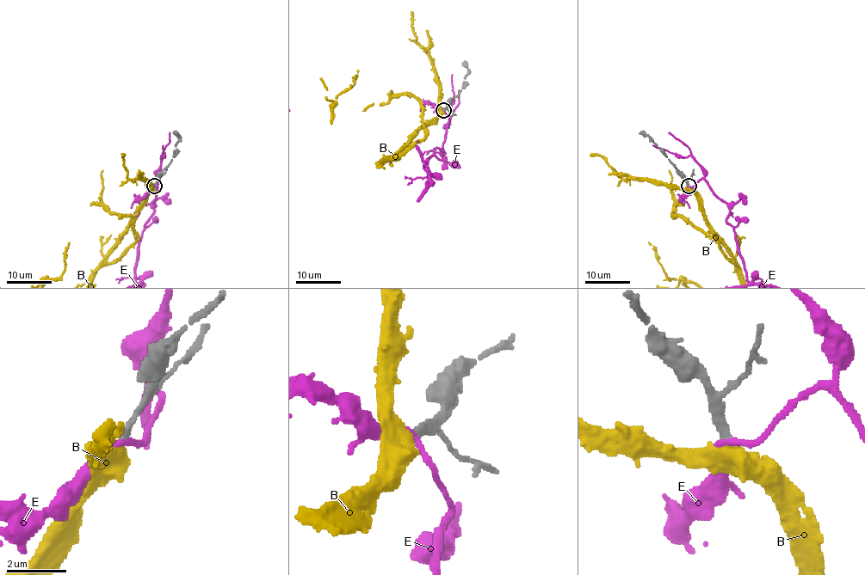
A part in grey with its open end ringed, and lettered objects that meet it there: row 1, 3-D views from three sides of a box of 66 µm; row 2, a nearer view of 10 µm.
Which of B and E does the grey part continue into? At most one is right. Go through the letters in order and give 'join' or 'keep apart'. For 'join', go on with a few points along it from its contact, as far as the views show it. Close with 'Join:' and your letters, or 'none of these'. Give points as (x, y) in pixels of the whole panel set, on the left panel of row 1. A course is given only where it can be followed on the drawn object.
B: join
E: keep apart
Join: B

